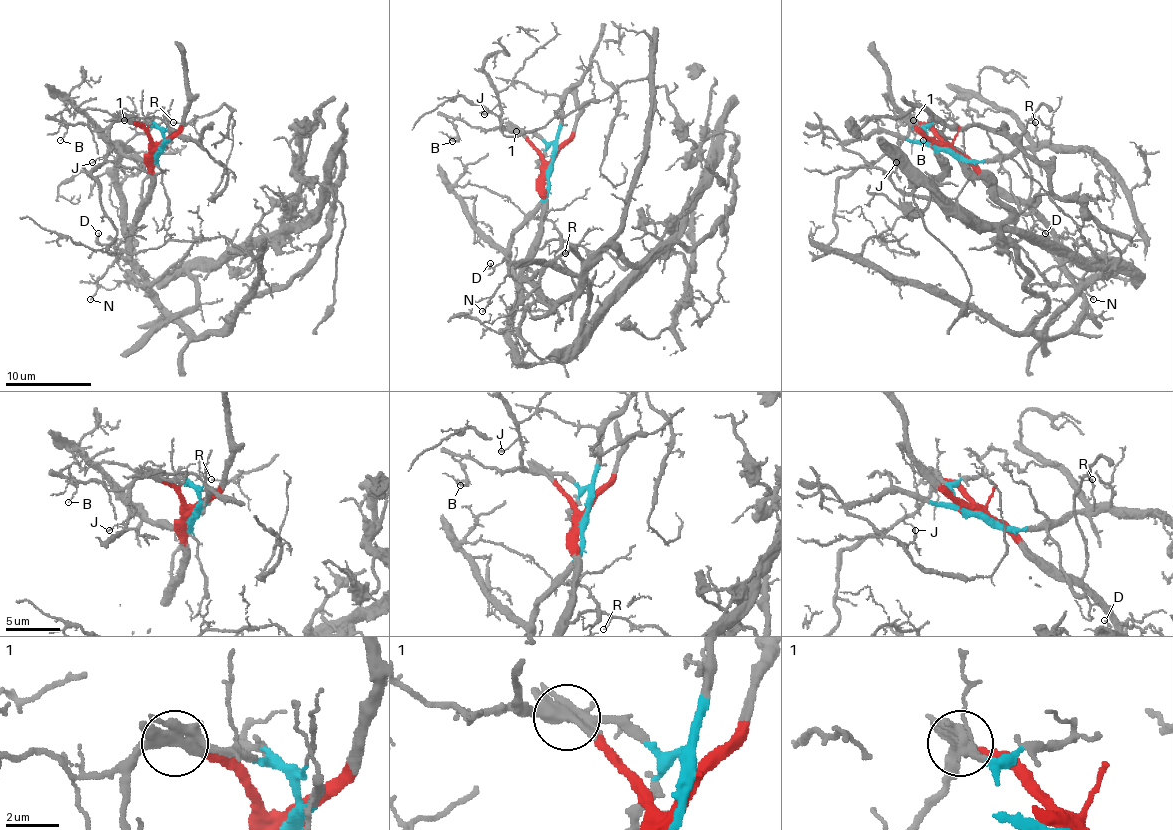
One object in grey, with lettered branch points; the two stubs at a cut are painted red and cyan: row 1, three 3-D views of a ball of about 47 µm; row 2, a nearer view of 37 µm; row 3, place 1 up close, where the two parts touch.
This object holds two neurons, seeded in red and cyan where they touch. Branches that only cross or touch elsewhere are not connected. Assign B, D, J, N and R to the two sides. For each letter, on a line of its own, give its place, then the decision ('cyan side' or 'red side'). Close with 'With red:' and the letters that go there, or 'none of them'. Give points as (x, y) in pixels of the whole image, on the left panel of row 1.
B: place (60, 140); red side
D: place (98, 233); red side
J: place (92, 162); red side
N: place (90, 299); red side
R: place (173, 122); red side
With red: B, D, J, N, R

